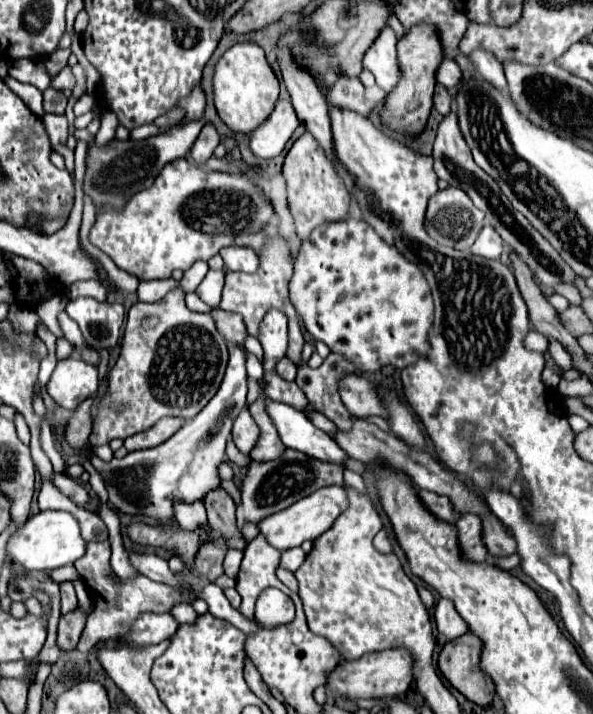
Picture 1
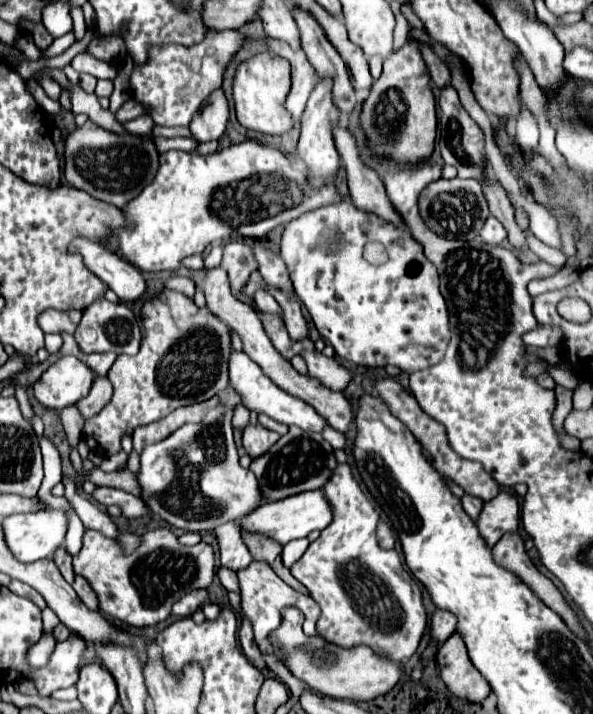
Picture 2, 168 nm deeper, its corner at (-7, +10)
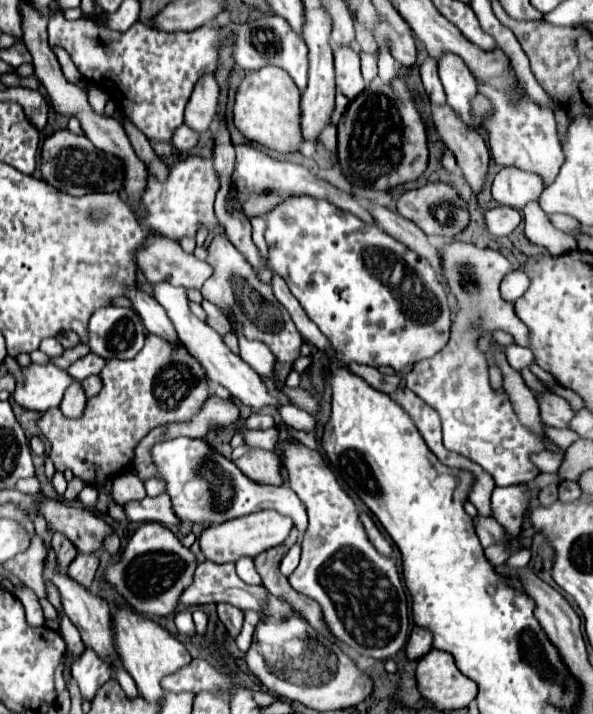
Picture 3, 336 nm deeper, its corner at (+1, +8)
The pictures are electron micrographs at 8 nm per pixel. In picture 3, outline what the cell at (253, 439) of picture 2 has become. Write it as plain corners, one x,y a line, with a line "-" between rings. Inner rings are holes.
250,448
240,460
234,462
248,478
266,484
284,484
282,476
278,474
278,456
274,452
262,448

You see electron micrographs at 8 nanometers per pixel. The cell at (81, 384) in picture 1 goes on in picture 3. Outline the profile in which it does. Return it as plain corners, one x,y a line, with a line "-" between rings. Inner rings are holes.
30,364
28,368
18,368
16,372
16,392
14,400
26,410
46,412
56,408
62,402
66,388
74,382
74,378
54,366
48,364

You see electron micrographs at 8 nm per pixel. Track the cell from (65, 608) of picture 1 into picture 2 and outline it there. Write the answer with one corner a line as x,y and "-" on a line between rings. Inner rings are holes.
62,546
62,548
58,548
58,552
54,554
54,562
58,564
58,570
62,572
62,576
64,576
64,580
68,582
68,584
72,584
74,582
74,570
72,570
72,556
66,552
66,548

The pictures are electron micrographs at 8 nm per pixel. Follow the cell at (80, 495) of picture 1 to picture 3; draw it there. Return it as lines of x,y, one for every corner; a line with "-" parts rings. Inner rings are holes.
156,496
156,498
144,498
138,502
126,502
122,504
126,518
130,522
160,522
164,526
172,526
178,524
178,520
174,518
174,512
170,510
170,502
166,502
166,498

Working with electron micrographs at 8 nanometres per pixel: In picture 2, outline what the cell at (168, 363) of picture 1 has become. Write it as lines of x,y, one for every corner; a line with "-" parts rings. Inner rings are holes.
162,290
150,302
144,304
142,328
144,328
144,340
140,352
136,356
120,354
108,372
108,378
114,386
112,400
94,418
88,418
82,430
82,440
86,442
86,446
102,458
118,454
122,450
120,446
122,436
132,434
134,428
158,422
176,408
204,402
228,386
228,356
232,348
230,330
206,308
198,308
190,298
186,300
186,296
180,292

